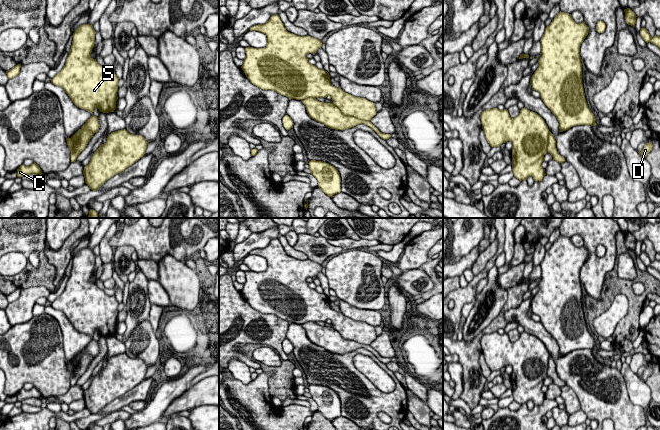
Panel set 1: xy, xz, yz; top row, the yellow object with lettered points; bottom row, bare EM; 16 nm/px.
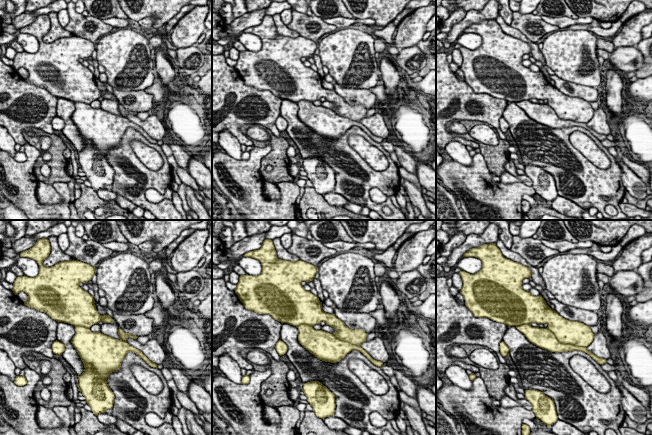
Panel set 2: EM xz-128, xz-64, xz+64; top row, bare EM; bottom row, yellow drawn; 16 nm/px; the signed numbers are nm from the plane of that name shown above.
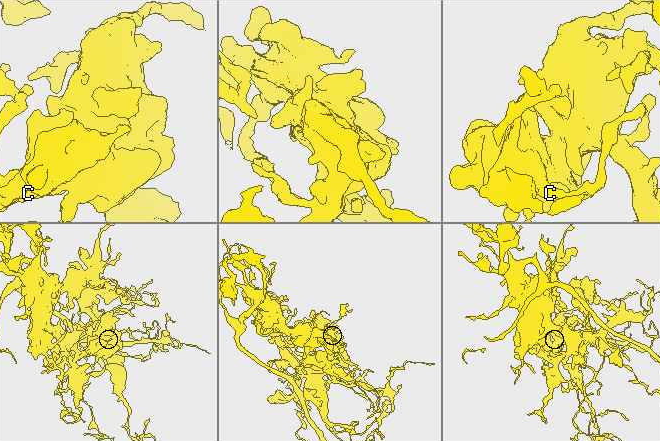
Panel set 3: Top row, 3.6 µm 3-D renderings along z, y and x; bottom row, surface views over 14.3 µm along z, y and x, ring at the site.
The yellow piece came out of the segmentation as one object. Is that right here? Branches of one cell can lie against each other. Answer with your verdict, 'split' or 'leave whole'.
leave whole

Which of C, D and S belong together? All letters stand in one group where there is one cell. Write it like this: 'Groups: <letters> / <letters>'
Groups: C D S

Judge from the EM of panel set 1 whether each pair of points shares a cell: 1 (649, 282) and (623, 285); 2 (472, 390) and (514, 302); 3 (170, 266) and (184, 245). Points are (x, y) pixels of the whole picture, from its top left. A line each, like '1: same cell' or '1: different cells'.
1: same cell
2: same cell
3: different cells

